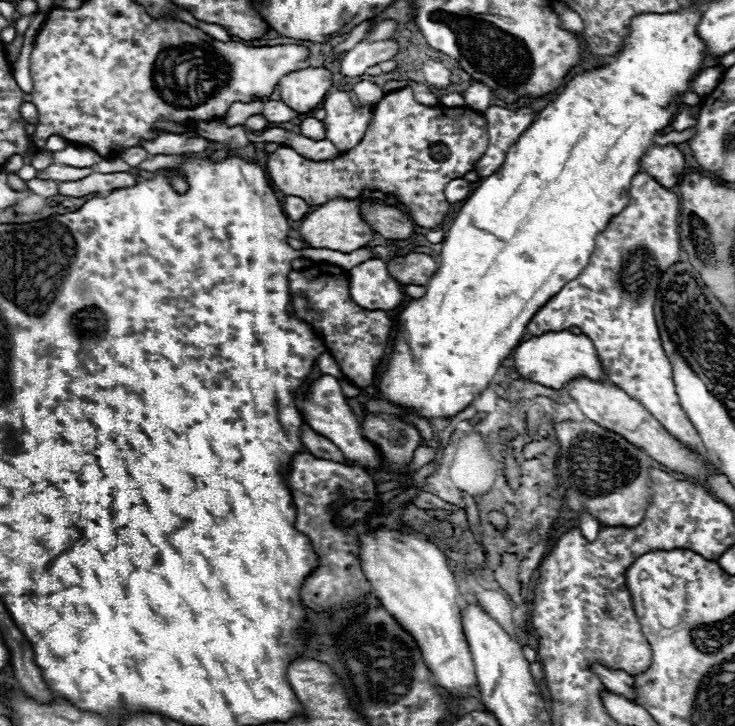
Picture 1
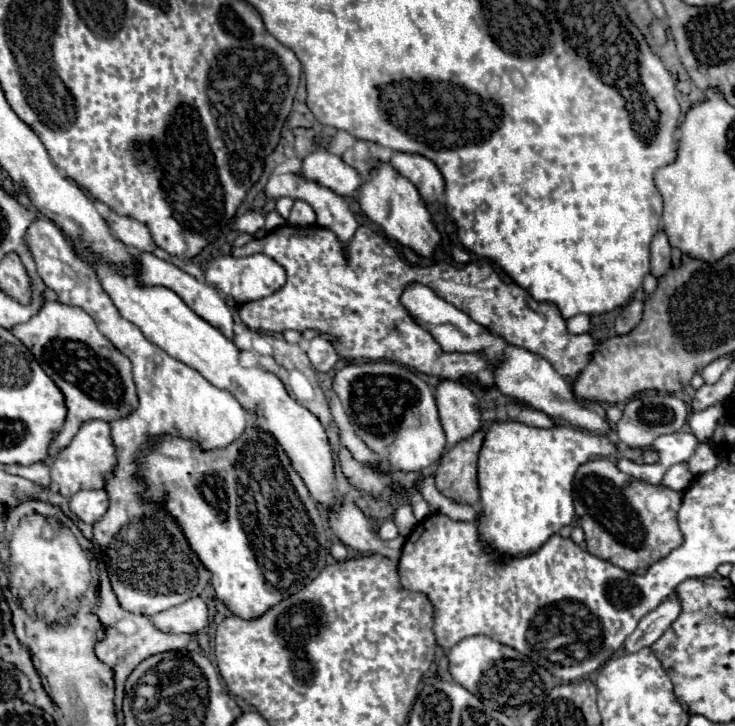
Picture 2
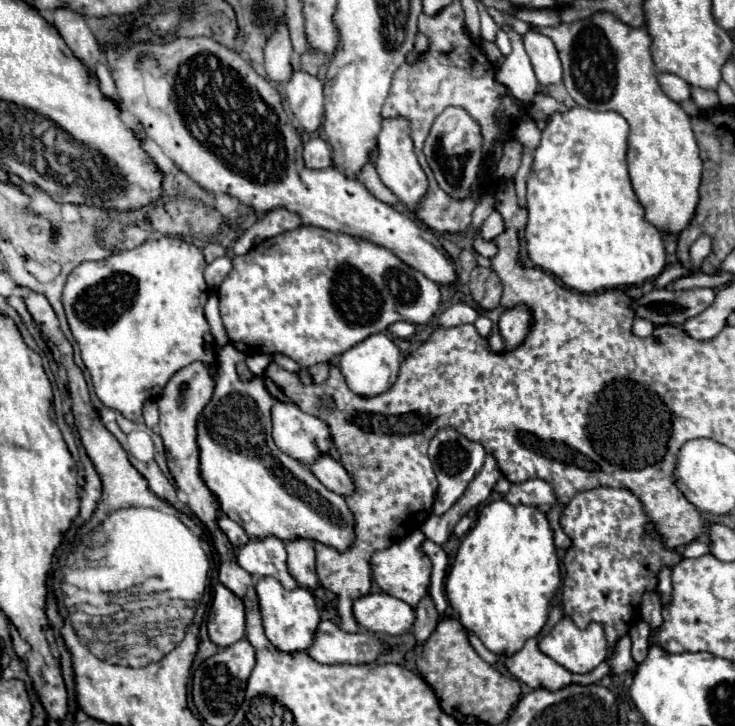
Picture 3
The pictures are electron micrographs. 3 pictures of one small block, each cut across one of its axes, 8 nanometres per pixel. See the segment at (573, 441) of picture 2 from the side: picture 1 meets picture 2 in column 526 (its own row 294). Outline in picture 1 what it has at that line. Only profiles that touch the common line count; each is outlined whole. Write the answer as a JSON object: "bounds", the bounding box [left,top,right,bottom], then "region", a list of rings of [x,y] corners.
{"bounds":[380,4,704,420],"region":[[[688,4],[680,12],[634,16],[622,52],[612,62],[608,62],[608,64],[604,64],[604,66],[600,66],[596,70],[590,70],[590,72],[580,74],[574,80],[570,80],[566,84],[566,88],[538,114],[538,118],[518,138],[518,142],[506,152],[506,160],[498,168],[498,172],[490,174],[488,178],[484,178],[480,182],[480,186],[464,202],[464,206],[460,208],[458,216],[454,218],[450,230],[446,232],[446,238],[442,242],[442,252],[440,252],[440,268],[434,272],[434,276],[426,284],[426,296],[422,296],[420,300],[412,300],[400,314],[399,333],[393,341],[390,362],[388,362],[388,368],[382,372],[382,378],[380,378],[380,396],[384,396],[386,400],[390,400],[394,404],[400,404],[400,406],[406,406],[406,408],[414,408],[420,416],[430,420],[430,418],[444,418],[444,416],[458,414],[468,404],[472,404],[472,400],[478,394],[482,394],[488,388],[488,384],[494,378],[500,362],[504,358],[508,358],[510,352],[520,344],[520,340],[524,336],[524,330],[528,326],[528,320],[532,320],[532,316],[556,292],[560,292],[560,288],[568,280],[574,280],[588,266],[588,260],[590,260],[592,252],[594,252],[596,236],[608,226],[612,216],[616,216],[622,208],[628,206],[628,188],[630,188],[632,176],[640,170],[640,158],[646,154],[648,148],[654,146],[652,138],[658,134],[658,130],[668,126],[668,122],[676,116],[676,114],[662,114],[662,108],[680,102],[678,100],[680,94],[688,90],[688,80],[702,66],[704,42],[696,36],[696,26],[700,22],[700,14],[702,14],[702,6]]]}

